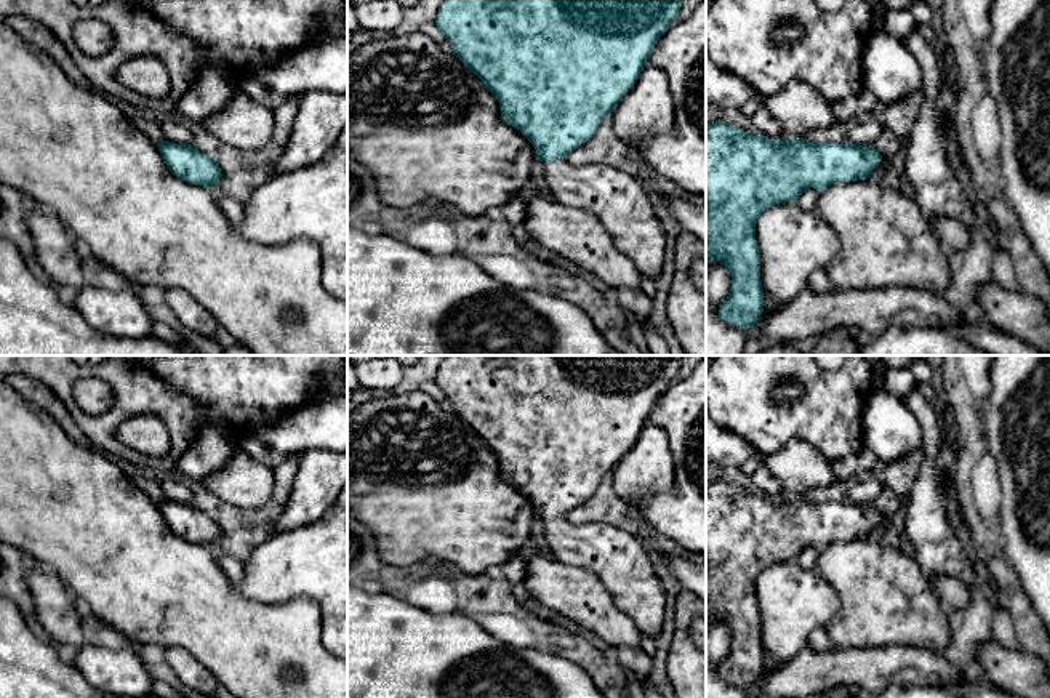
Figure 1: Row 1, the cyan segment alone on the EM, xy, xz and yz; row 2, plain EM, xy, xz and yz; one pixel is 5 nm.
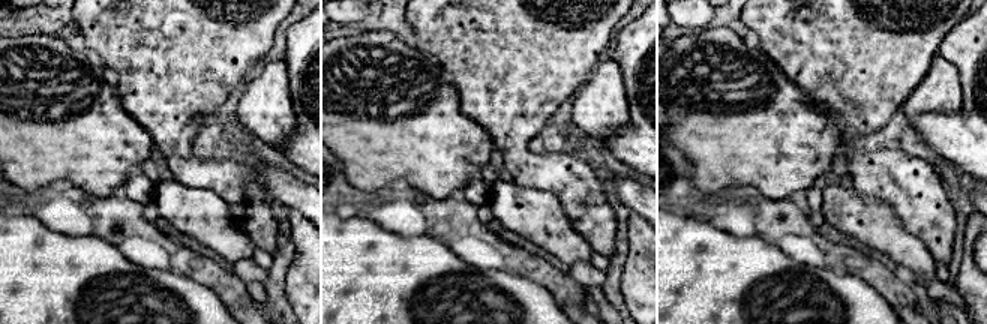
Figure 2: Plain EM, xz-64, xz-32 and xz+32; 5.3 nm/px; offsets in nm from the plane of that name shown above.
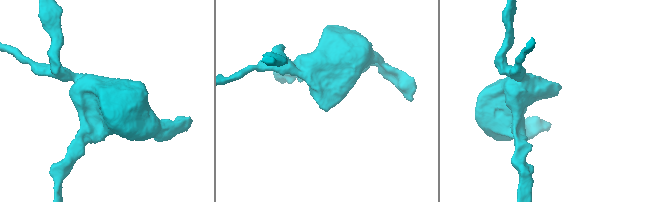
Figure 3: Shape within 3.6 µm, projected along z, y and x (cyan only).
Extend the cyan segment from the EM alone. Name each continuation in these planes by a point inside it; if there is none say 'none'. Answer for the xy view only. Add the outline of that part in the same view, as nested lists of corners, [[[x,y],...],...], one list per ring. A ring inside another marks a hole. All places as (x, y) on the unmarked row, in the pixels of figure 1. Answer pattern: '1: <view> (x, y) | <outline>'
none

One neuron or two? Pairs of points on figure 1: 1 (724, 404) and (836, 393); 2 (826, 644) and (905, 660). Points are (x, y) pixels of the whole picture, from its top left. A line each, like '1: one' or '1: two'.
1: one
2: two

